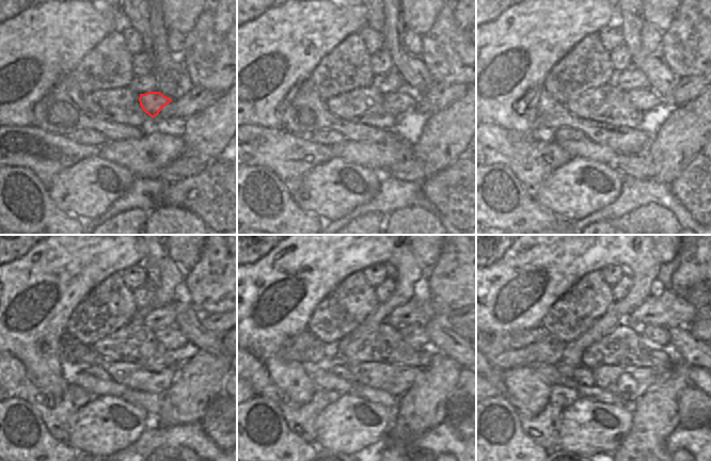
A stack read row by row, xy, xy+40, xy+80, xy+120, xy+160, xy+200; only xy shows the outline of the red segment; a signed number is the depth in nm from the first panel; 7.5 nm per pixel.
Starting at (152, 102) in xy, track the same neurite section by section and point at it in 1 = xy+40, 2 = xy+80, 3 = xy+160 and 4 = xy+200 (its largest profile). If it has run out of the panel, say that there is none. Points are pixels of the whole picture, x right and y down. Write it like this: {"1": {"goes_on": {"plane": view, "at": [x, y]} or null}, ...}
{"1": {"goes_on": {"plane": "xy+40", "at": [397, 102]}}, "2": {"goes_on": {"plane": "xy+80", "at": [643, 100]}}, "3": {"goes_on": {"plane": "xy+160", "at": [416, 340]}}, "4": {"goes_on": {"plane": "xy+200", "at": [656, 337]}}}

